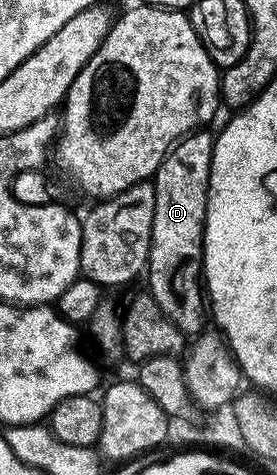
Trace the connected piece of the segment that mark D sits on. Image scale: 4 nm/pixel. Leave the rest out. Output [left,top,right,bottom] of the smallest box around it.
[147,130,214,334]

